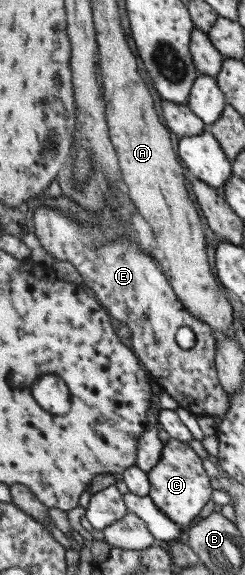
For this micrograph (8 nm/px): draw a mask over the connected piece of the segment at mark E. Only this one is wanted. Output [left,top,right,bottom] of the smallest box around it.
[31,205,228,419]

